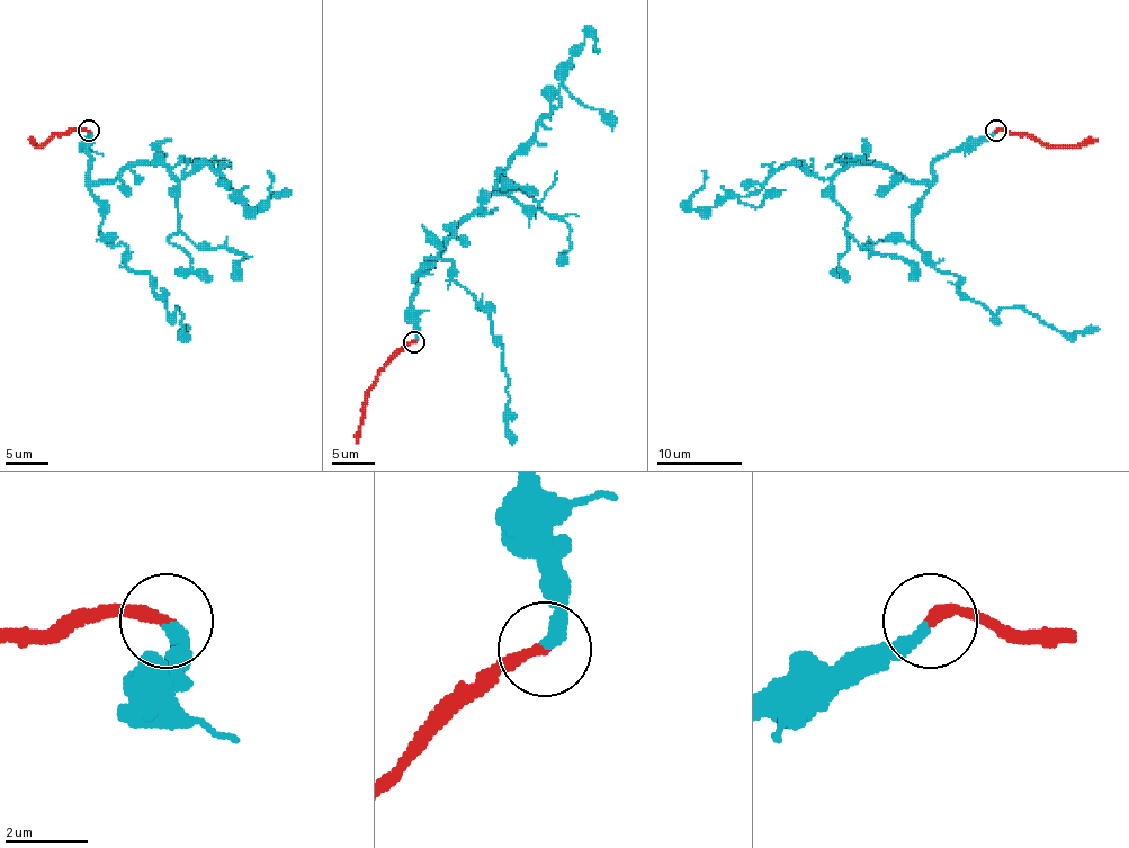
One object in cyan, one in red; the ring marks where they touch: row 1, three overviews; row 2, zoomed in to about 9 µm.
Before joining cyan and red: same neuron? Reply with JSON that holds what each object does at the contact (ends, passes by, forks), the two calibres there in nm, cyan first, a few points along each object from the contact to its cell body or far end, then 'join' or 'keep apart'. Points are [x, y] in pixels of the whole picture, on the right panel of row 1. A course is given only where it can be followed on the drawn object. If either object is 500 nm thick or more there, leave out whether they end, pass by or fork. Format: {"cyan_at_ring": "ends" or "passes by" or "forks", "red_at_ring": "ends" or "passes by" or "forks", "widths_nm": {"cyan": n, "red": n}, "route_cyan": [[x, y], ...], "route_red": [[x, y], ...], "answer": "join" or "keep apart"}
{"cyan_at_ring": "ends", "red_at_ring": "ends", "widths_nm": {"cyan": 320, "red": 280}, "route_cyan": [[996, 132], [939, 155], [931, 184], [881, 164], [824, 179], [781, 164], [760, 190], [693, 210], [701, 171]], "route_red": [[996, 131], [1022, 132], [1046, 145], [1091, 143], [1098, 139]], "answer": "join"}

